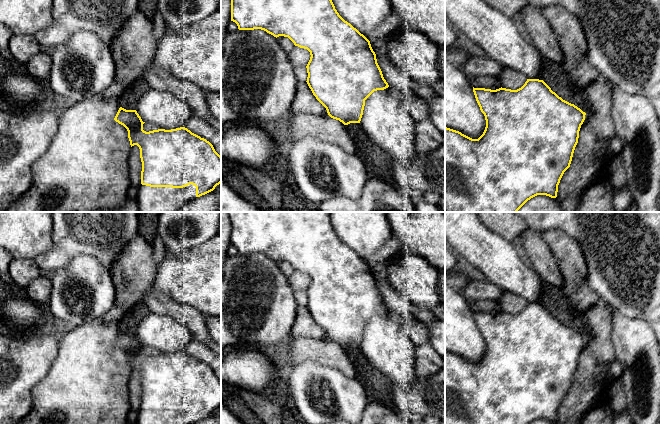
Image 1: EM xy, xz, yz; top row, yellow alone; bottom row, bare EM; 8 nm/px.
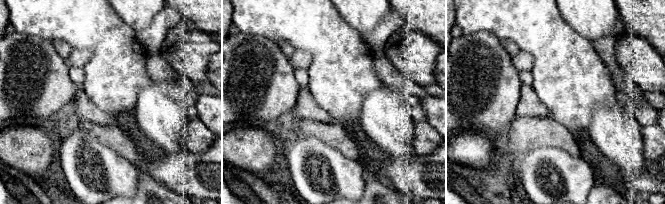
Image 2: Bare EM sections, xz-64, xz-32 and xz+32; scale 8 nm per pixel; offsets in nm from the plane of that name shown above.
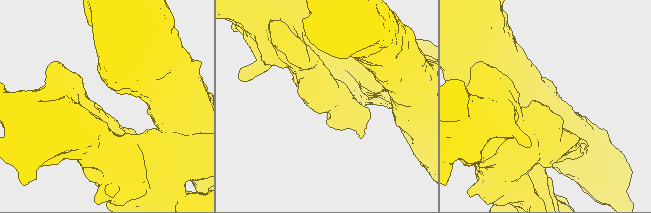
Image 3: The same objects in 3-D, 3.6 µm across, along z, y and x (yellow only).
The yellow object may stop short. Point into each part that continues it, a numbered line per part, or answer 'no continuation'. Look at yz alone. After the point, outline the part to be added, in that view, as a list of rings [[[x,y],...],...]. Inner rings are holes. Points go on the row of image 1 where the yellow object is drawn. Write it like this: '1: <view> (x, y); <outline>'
no continuation

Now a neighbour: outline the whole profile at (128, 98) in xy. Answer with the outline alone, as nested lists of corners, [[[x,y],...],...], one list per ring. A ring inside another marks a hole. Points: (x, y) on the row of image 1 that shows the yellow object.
[[[143,78],[137,79],[119,95],[120,106],[126,110],[135,110],[137,101],[149,88]]]

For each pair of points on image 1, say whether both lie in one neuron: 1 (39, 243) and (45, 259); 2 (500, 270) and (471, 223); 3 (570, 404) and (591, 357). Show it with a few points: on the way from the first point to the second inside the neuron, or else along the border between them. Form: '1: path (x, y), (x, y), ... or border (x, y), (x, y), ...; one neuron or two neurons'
1: border (52, 231), (52, 246), (34, 258); two neurons
2: path (493, 258), (471, 235); one neuron
3: path (582, 392), (590, 384), (591, 369); one neuron

